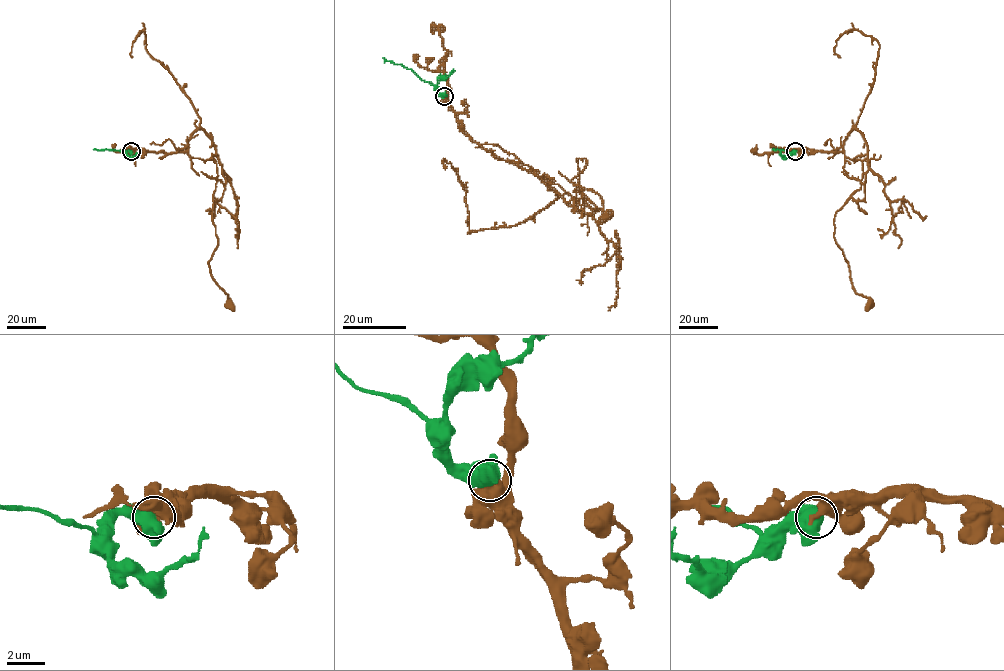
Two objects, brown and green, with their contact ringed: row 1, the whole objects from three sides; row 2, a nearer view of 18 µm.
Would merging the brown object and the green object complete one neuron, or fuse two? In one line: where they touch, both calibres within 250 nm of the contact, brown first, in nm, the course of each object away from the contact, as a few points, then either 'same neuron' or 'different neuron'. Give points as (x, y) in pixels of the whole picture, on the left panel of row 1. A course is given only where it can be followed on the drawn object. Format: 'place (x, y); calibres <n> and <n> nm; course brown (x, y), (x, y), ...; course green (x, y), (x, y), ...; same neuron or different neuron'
place (131, 151); calibres 600 and 800 nm; course brown (131, 151), (187, 152), (216, 164), (212, 217), (218, 246), (208, 263), (210, 274), (234, 310); course green (131, 151), (93, 149); same neuron

